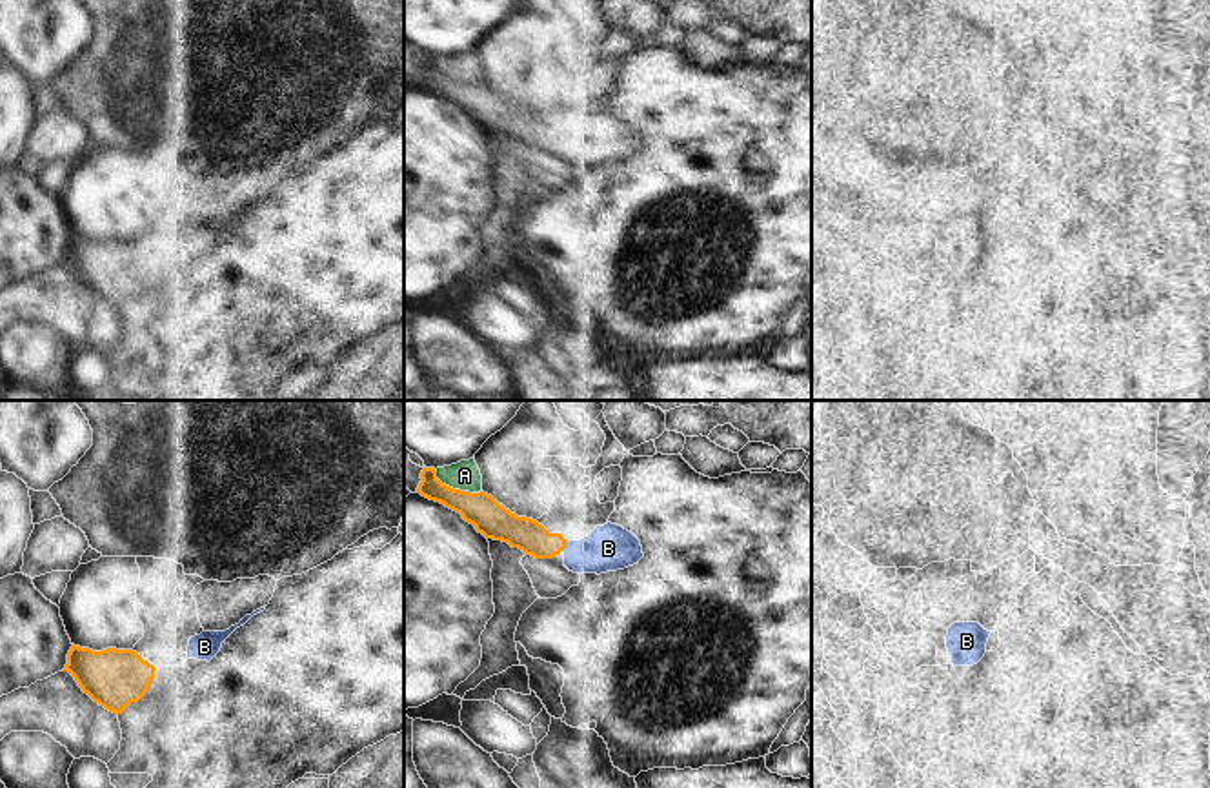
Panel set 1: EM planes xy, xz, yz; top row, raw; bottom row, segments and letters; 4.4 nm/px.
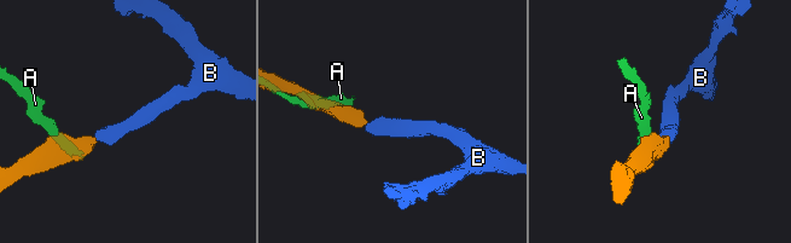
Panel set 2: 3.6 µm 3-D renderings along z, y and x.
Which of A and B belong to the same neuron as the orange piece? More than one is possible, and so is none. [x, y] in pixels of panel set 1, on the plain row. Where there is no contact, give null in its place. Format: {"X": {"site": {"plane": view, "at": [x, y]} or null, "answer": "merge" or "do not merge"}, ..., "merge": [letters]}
{"A": {"site": {"plane": "xz", "at": [455, 82]}, "answer": "do not merge"}, "B": {"site": {"plane": "xz", "at": [564, 139]}, "answer": "merge"}, "merge": ["B"]}

